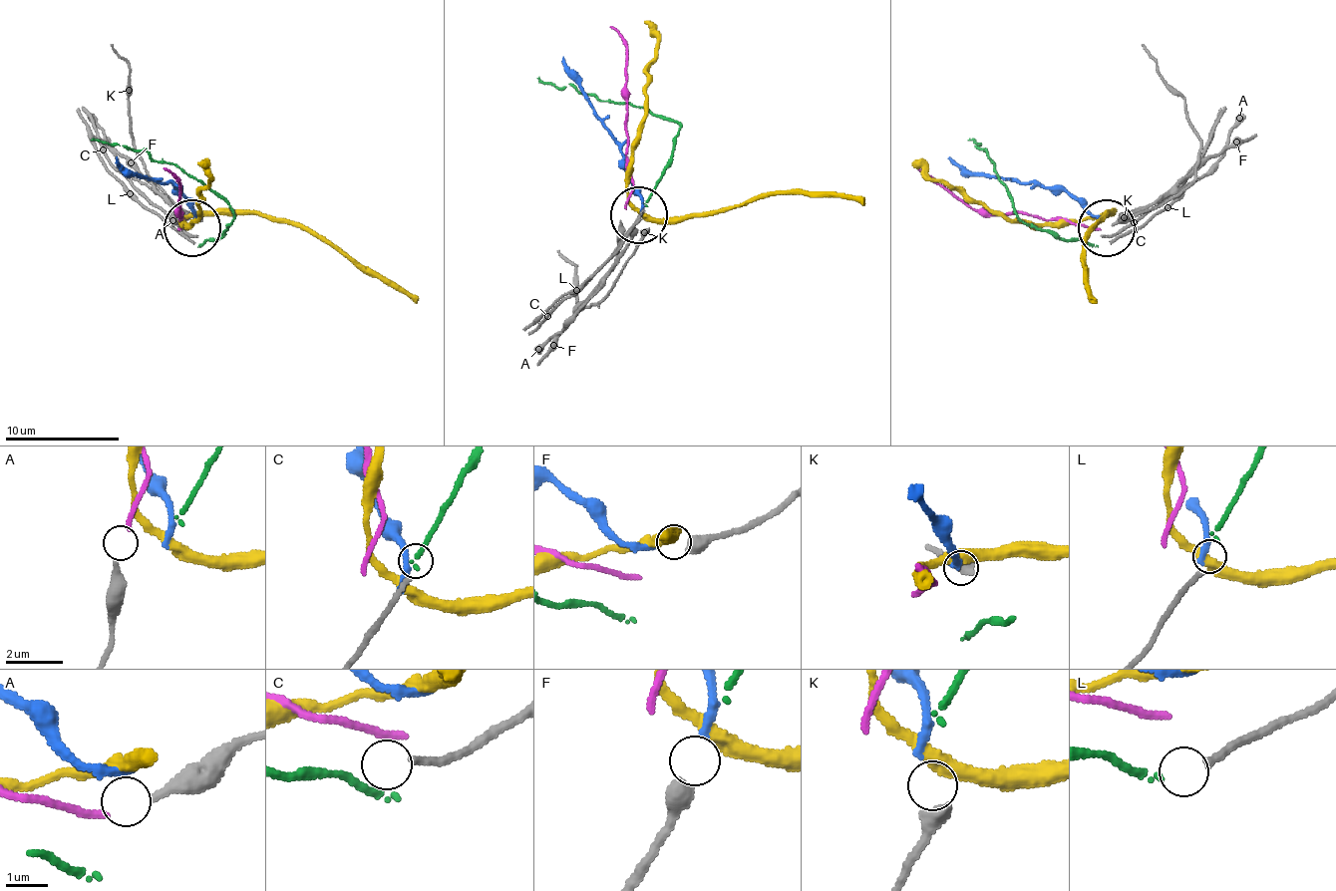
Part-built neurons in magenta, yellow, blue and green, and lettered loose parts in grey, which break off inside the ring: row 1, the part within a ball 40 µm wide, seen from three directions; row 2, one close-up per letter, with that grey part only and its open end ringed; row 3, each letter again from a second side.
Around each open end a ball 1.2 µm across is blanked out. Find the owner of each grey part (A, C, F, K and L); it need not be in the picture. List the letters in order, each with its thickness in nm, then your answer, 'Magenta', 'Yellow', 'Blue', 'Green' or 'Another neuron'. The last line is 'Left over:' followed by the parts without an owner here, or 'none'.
A: Thickness 280 nm. Magenta
C: Thickness 160 nm. Another neuron
F: Thickness 480 nm. Blue
K: Thickness 400 nm. Another neuron
L: Thickness 170 nm. Green
Left over: C, K

